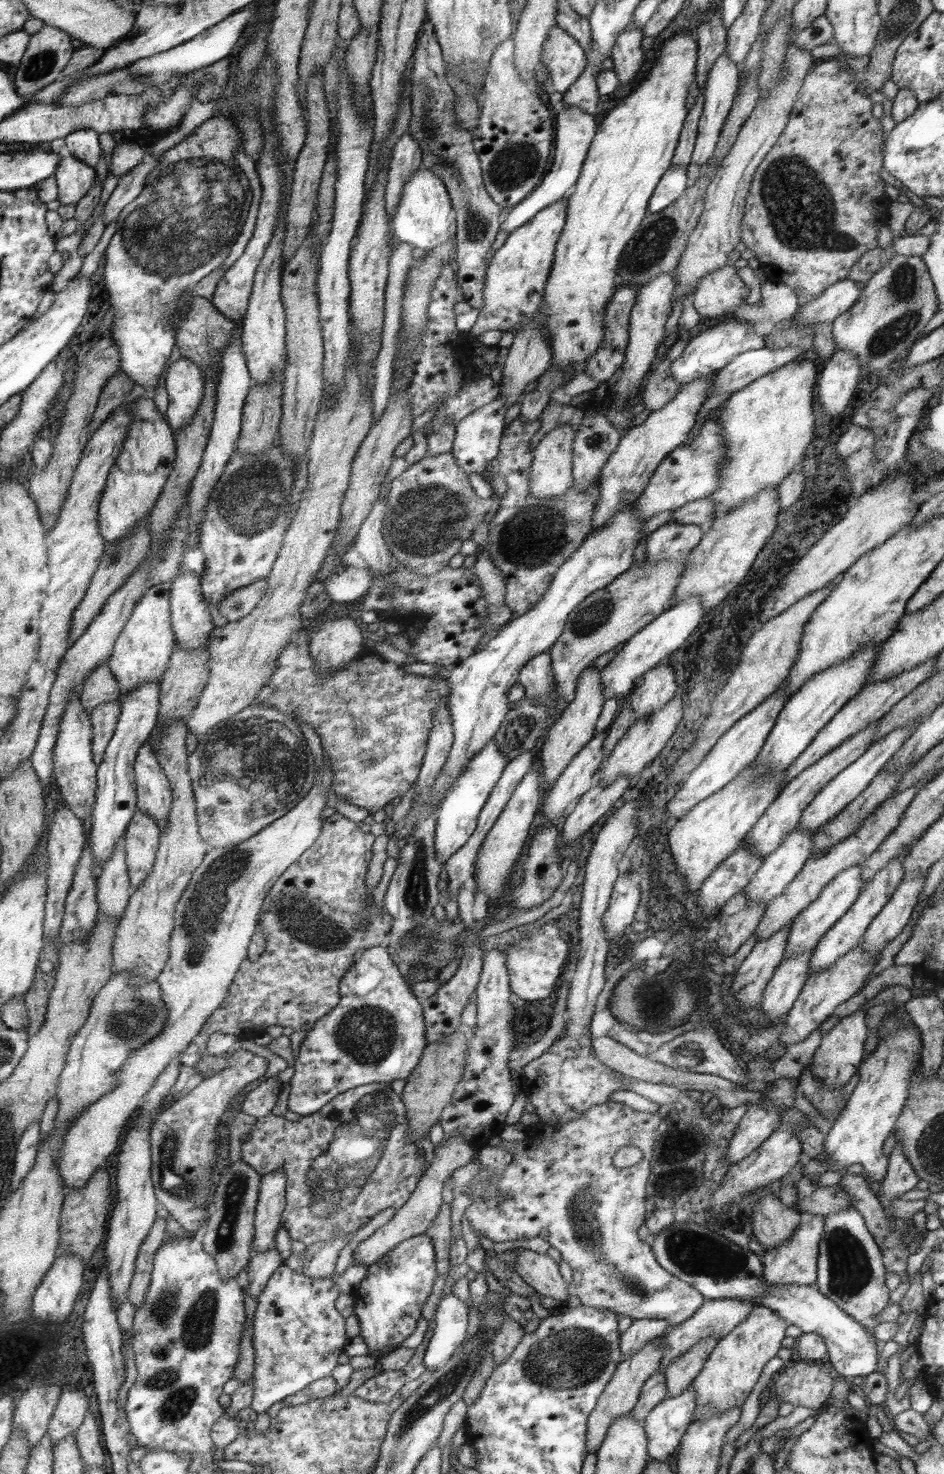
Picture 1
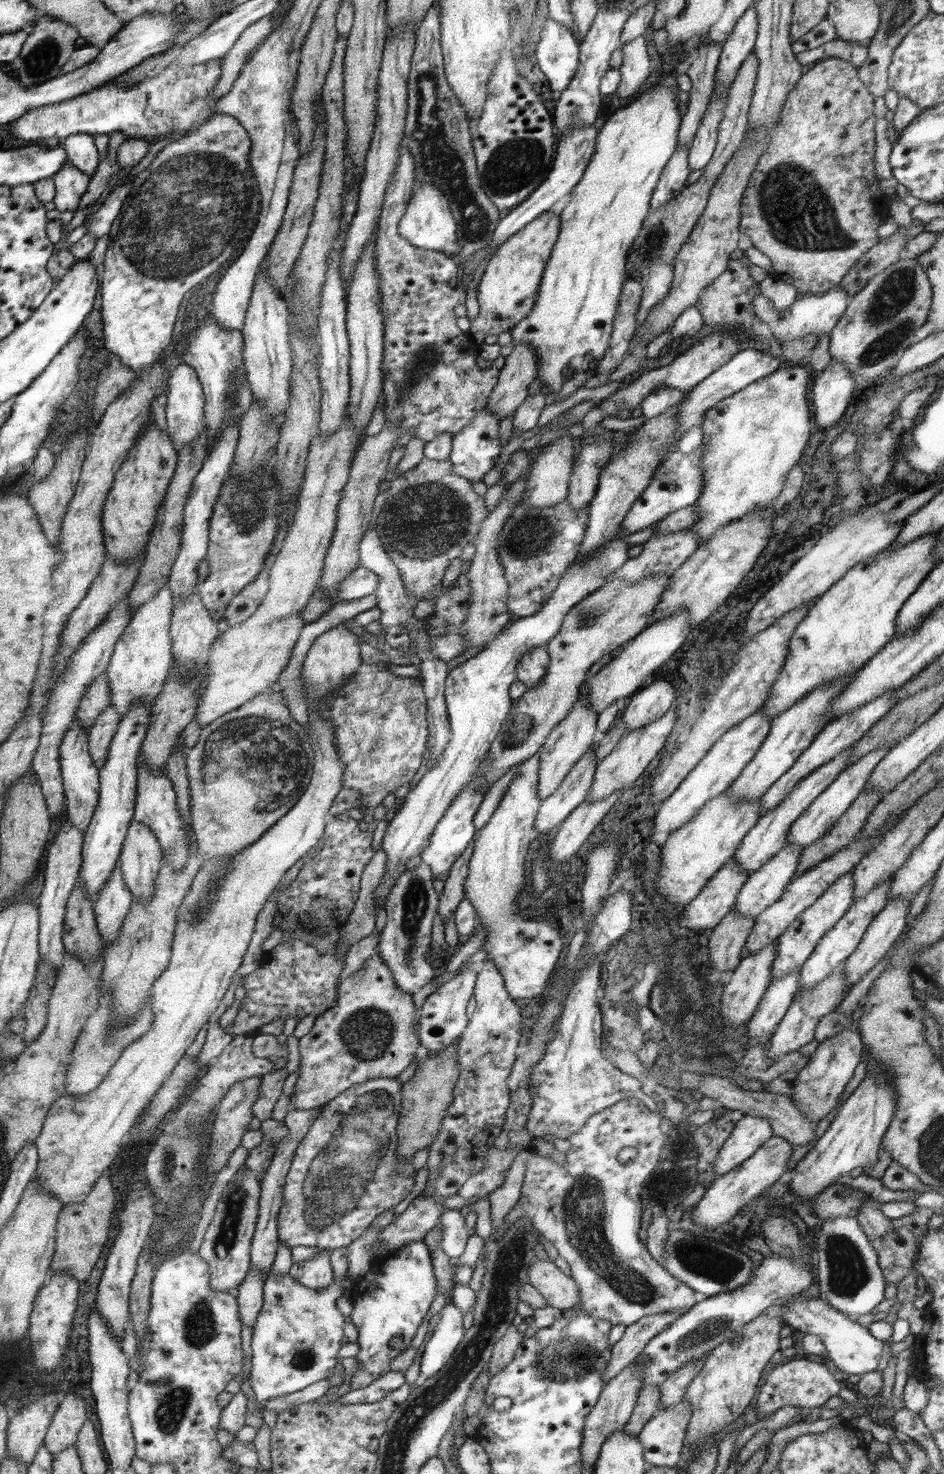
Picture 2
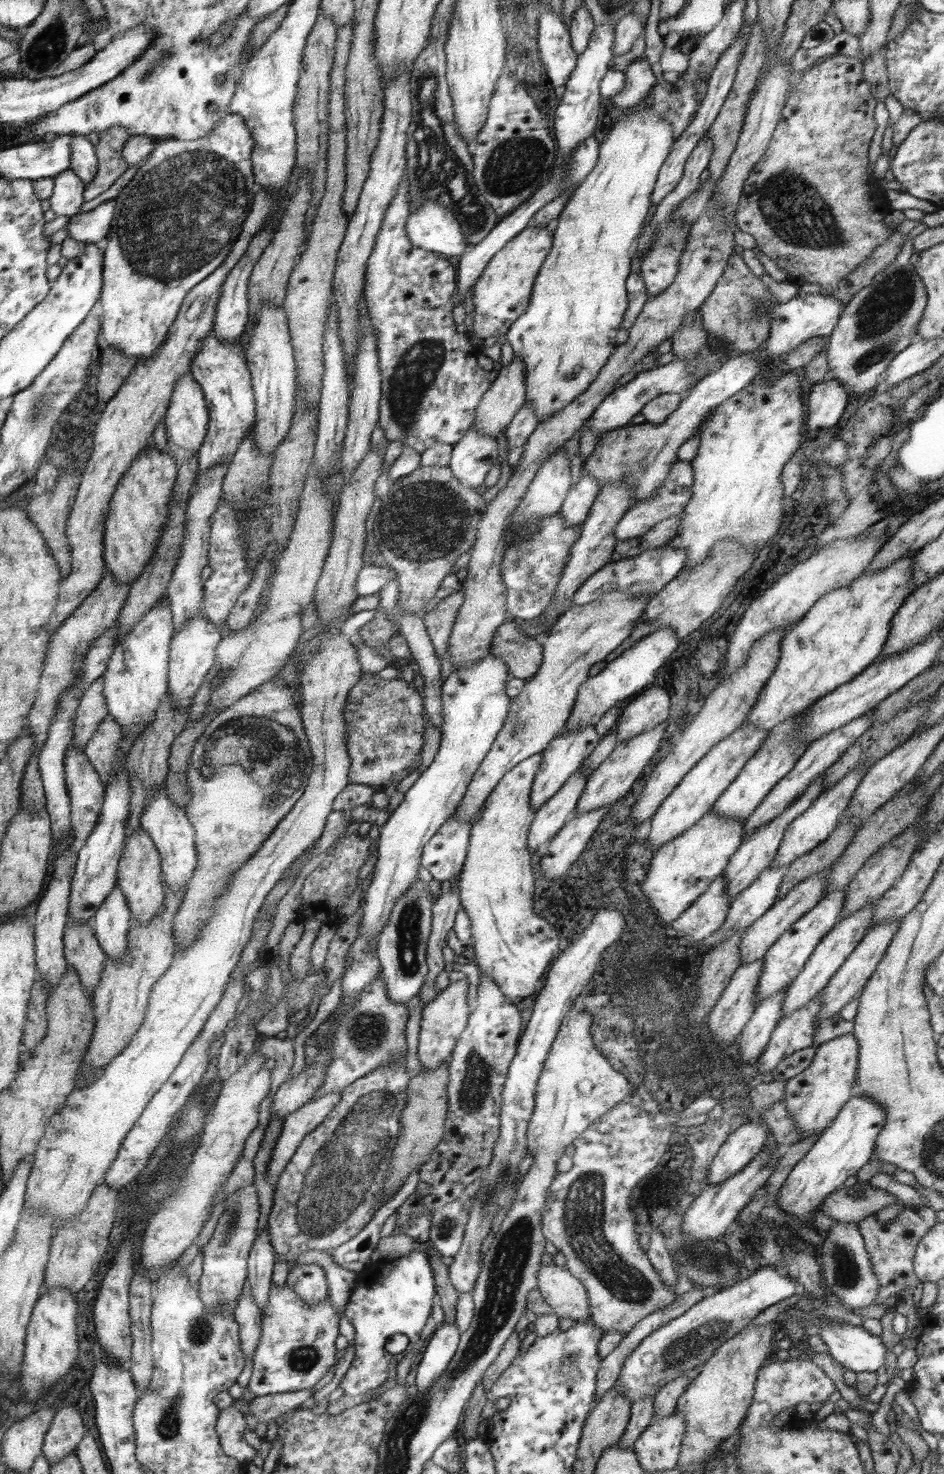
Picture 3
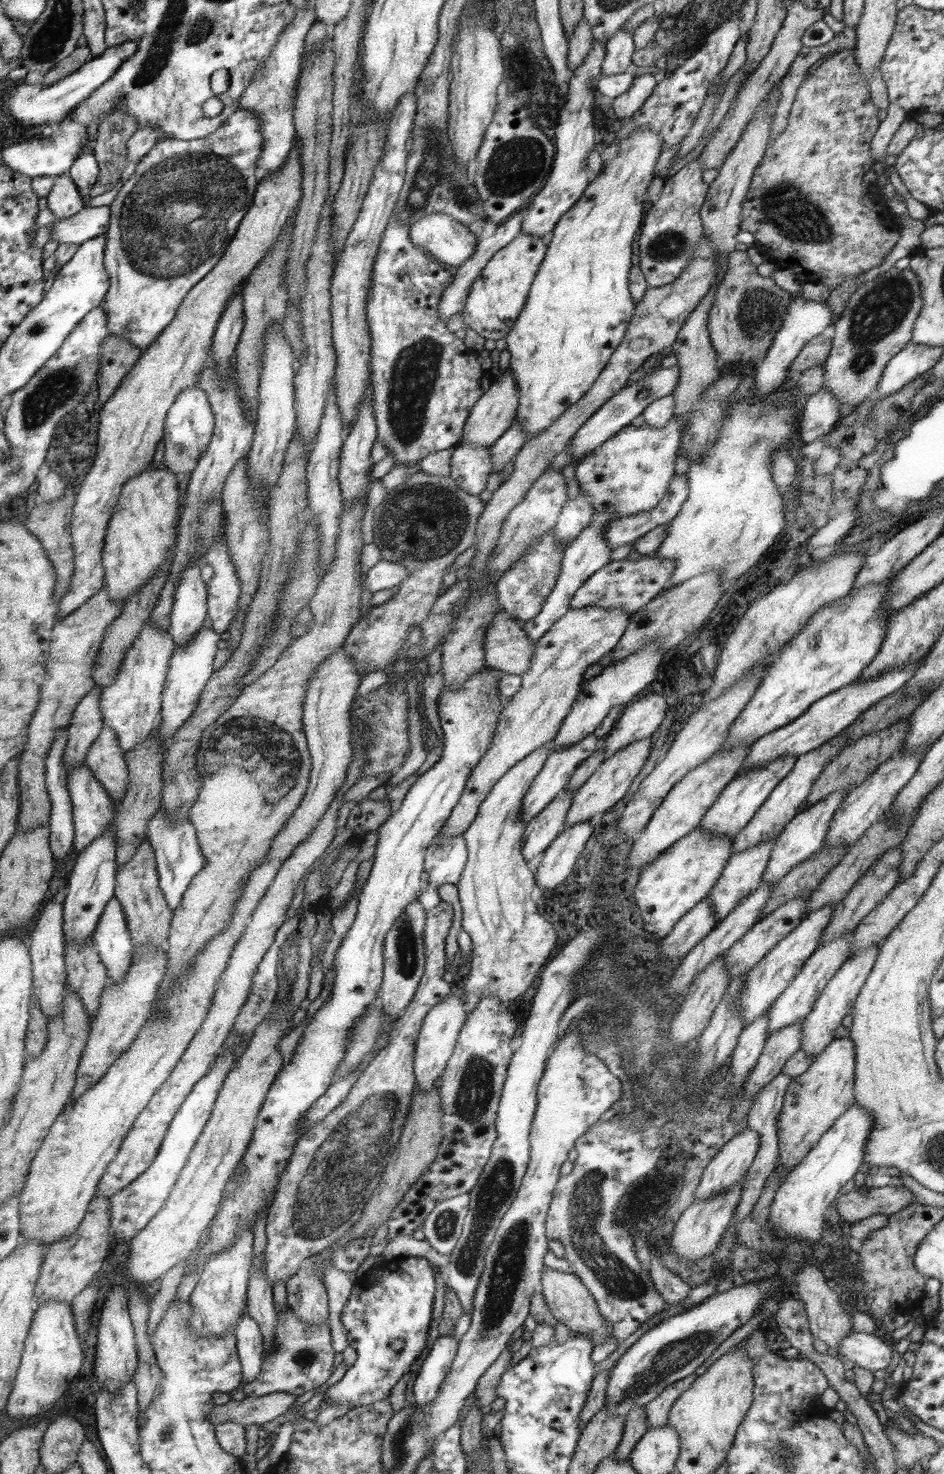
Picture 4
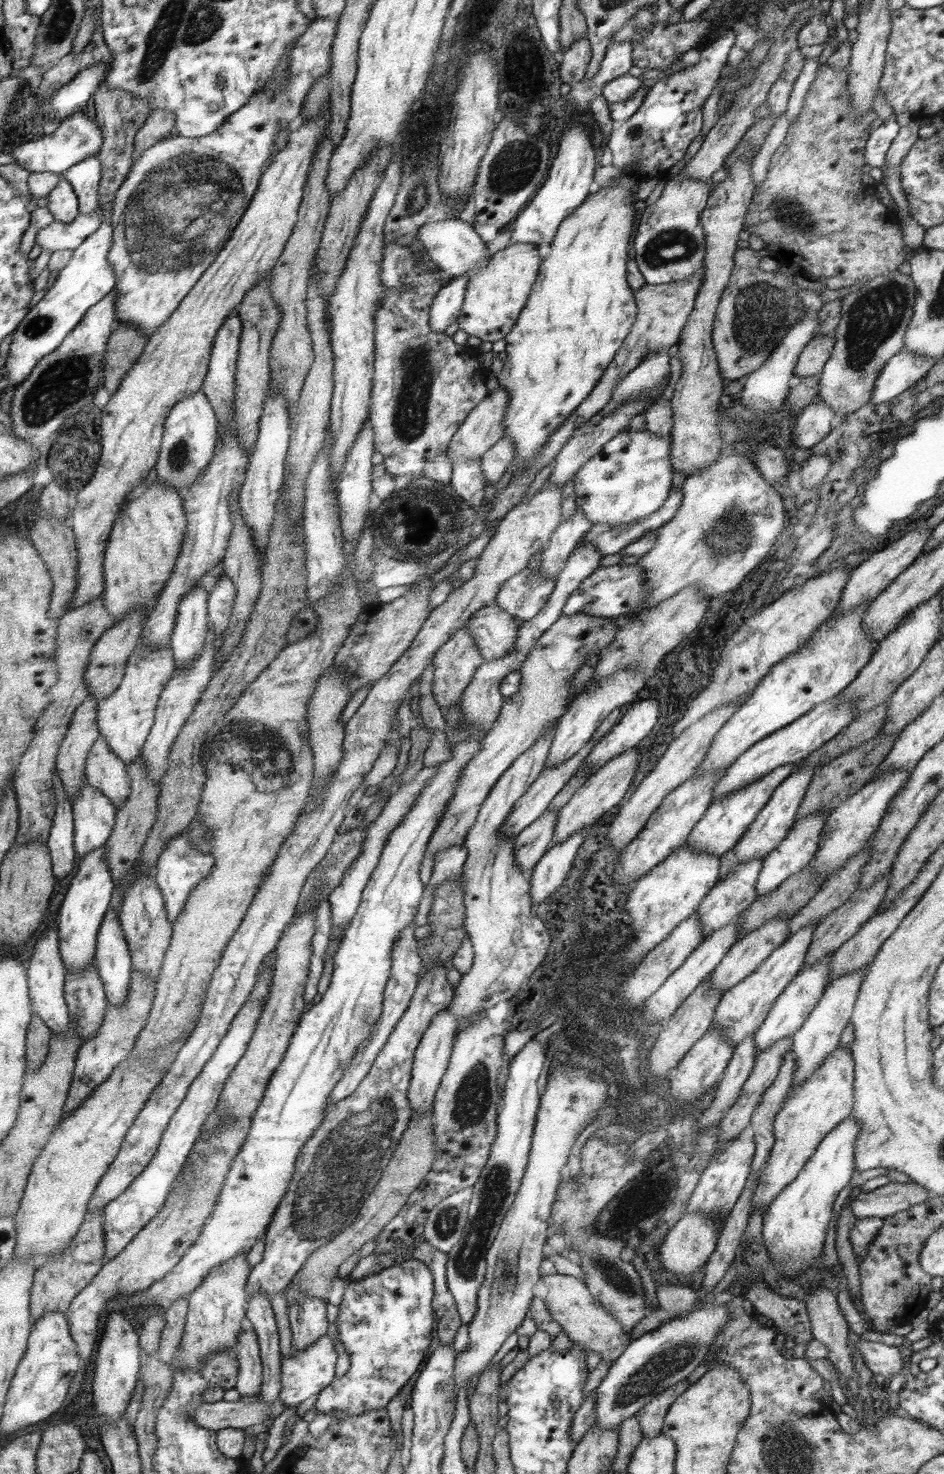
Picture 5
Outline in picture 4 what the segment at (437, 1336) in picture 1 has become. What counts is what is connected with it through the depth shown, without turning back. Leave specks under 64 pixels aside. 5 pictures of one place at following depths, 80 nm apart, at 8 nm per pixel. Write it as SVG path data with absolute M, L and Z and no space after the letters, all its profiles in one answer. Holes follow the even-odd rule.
M452 1334L440 1335L434 1342L432 1350L428 1351L414 1380L412 1392L416 1399L416 1405L426 1407L428 1403L432 1403L439 1396L441 1386L447 1380L447 1374L455 1360L458 1346L458 1340Z

